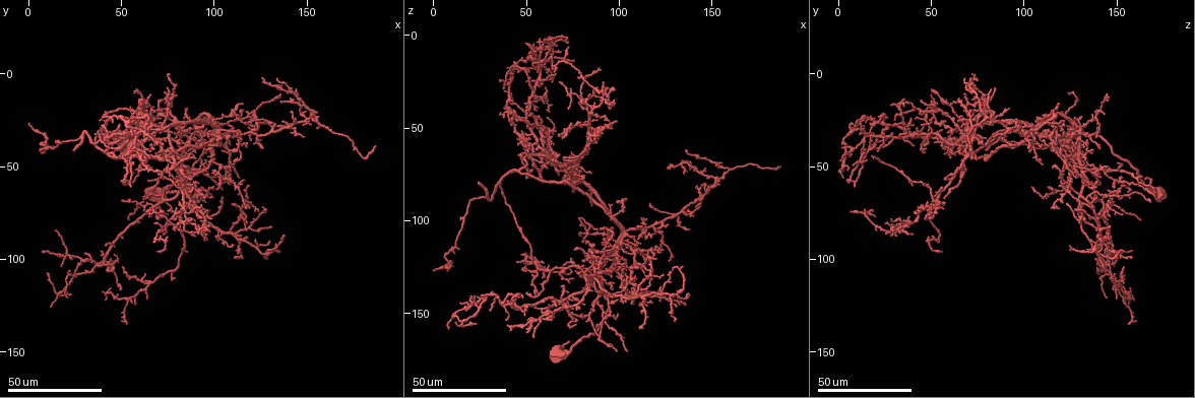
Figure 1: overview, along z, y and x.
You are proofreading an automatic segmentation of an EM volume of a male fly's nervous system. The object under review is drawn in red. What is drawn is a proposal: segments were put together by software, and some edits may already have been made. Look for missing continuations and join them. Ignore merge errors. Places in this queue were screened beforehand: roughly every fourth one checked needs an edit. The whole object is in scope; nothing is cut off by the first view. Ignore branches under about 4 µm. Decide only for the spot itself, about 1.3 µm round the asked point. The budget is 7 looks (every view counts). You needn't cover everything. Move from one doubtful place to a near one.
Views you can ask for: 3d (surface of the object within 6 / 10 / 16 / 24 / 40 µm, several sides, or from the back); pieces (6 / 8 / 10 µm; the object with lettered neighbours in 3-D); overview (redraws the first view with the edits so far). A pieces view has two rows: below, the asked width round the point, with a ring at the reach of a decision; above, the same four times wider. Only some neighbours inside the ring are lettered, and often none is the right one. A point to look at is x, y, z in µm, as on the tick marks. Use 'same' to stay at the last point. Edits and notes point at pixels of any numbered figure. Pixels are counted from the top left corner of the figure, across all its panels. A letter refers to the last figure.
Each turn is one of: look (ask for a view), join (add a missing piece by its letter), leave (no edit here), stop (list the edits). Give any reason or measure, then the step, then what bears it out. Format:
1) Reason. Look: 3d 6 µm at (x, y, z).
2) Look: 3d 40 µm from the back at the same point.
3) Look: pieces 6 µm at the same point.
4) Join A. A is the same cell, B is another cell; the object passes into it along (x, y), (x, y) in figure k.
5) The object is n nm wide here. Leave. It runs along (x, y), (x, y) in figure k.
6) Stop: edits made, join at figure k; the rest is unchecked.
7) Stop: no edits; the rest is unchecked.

An open end. Look: 3d 24 µm at (67, 76, 145).

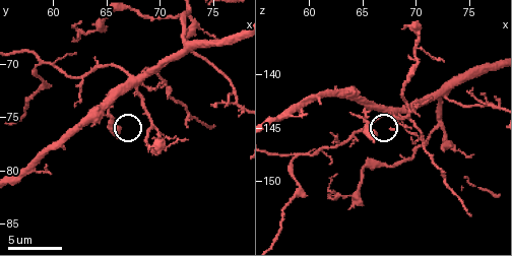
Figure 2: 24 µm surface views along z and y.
What lies round it. Look: pieces 8 µm at (66.2, 76.8, 146.2).

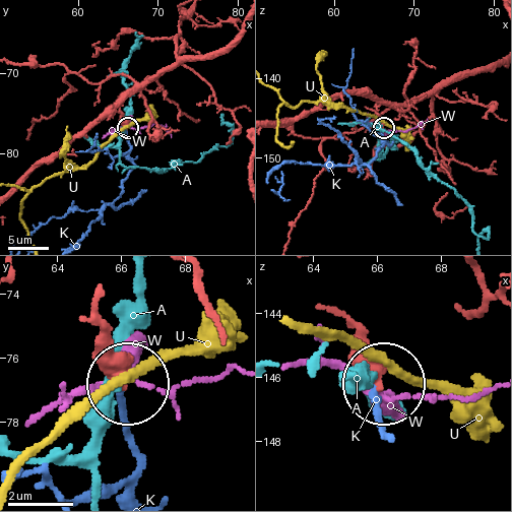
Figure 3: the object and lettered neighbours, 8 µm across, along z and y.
Leave. A, K, U and W are other cells; none of them fits.

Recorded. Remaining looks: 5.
Branch stops here. Look: pieces 10 µm at (75.0, 76.0, 153.0).

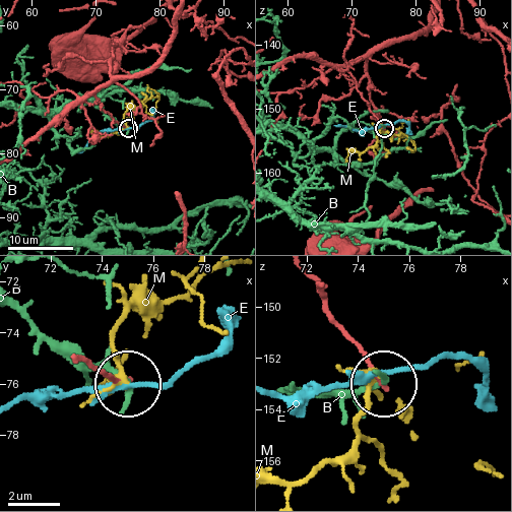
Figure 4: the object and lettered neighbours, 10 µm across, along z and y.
The object is 140 nm wide here. Leave. B, E and M are other cells; it runs along (78, 355), (122, 381) in figure 4; none of them fits.

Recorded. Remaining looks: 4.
Tapers out. Look: 3d 40 µm at (75, 7, 85).

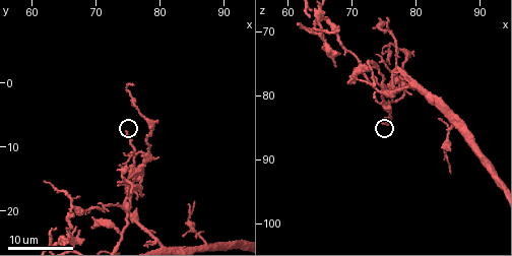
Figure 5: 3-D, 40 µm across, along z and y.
Look: pieces 10 µm at (74.5, 8.0, 84.0).

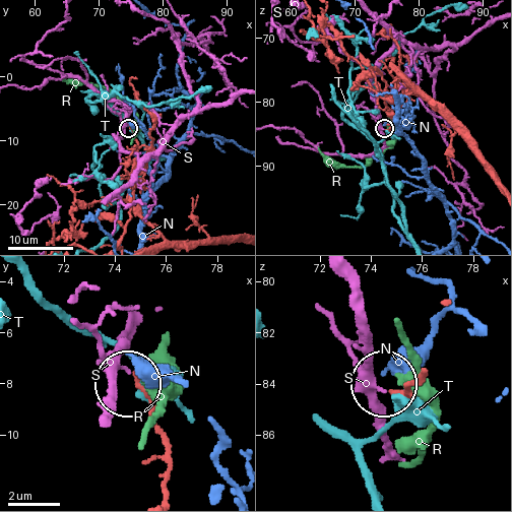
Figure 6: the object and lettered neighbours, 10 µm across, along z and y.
The object is 160 nm wide here. Leave. N, R, S and T are other cells; it runs along (164, 490), (164, 444), (139, 387) in figure 6; none of them fits.

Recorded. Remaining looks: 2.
Branch stops here. Look: 3d 40 µm at (65, 38, 64).

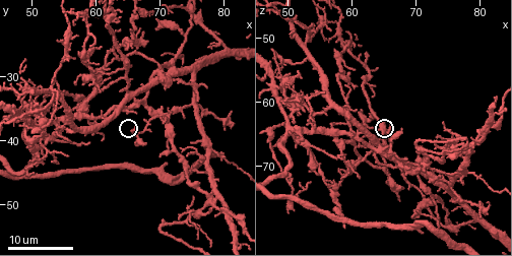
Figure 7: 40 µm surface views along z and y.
See the neighbours. Look: pieces 6 µm at (66.0, 38.5, 63.5).

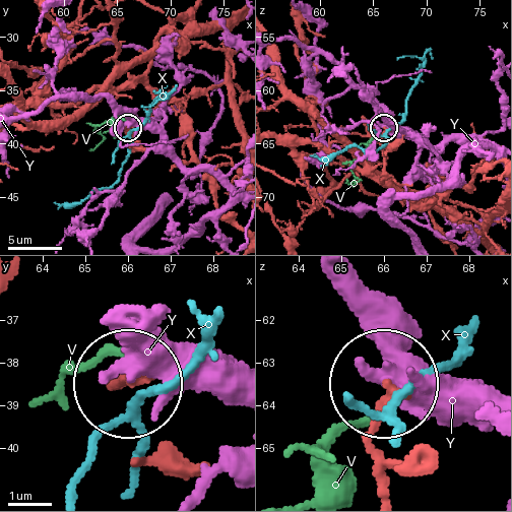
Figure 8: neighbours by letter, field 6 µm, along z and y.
The object is 220 nm wide here. Join V. V is the same cell, X and Y are other cells; it goes on there.

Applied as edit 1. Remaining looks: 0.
Stop: edits made, join at figure 8; the rest is unchecked.

